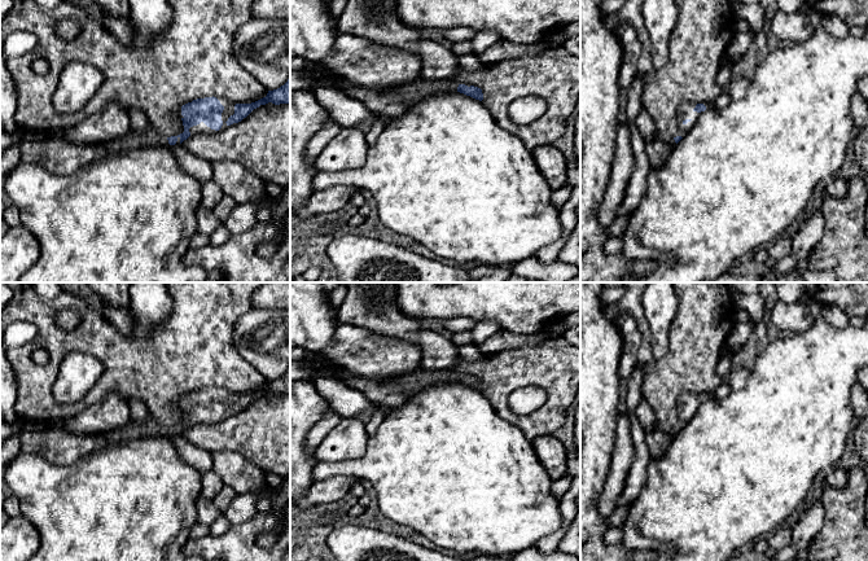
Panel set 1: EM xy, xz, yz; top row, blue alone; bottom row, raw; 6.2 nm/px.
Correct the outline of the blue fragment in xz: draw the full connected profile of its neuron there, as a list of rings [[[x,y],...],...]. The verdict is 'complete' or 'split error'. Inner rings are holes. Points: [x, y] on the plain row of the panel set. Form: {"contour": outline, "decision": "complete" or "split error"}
{"contour": [[[290,349],[290,363],[294,361],[307,361],[314,365],[315,372],[311,381],[316,377],[337,378],[363,393],[369,402],[380,407],[400,407],[415,394],[437,384],[460,382],[475,390],[483,390],[481,378],[468,377],[452,371],[426,371],[418,367],[413,373],[385,382],[372,382],[326,358],[312,355],[303,349]]], "decision": "split error"}

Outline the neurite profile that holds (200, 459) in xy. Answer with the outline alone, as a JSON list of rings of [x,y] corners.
[[[172,435],[174,446],[176,447],[180,459],[201,473],[212,470],[211,453],[203,448],[194,446],[183,435]]]

